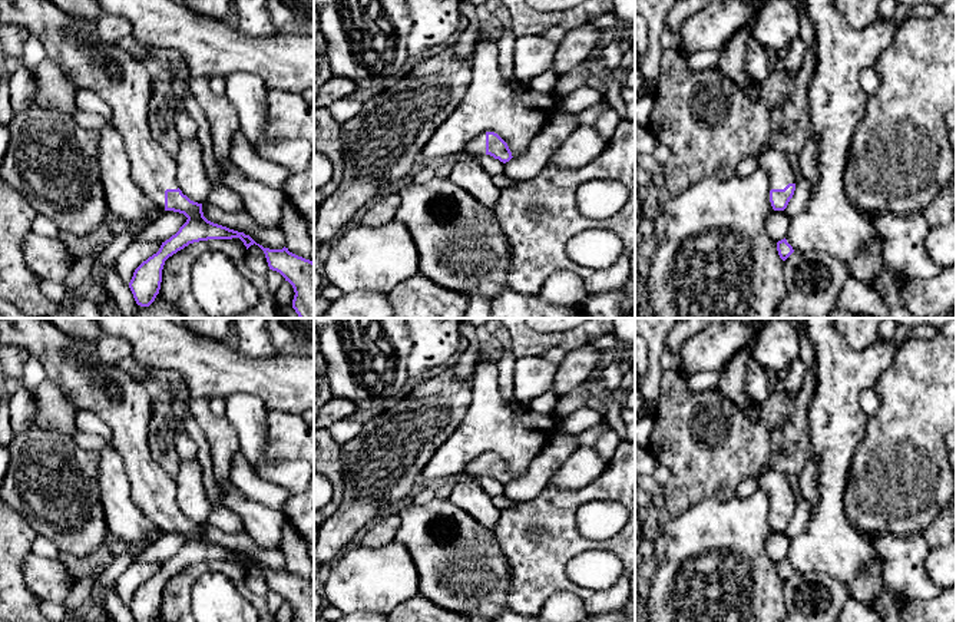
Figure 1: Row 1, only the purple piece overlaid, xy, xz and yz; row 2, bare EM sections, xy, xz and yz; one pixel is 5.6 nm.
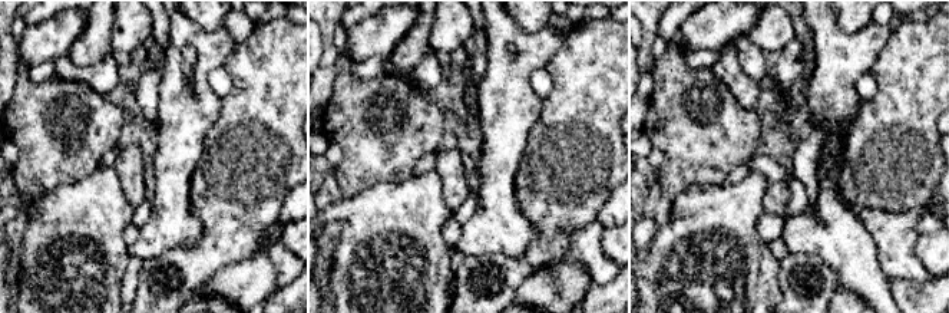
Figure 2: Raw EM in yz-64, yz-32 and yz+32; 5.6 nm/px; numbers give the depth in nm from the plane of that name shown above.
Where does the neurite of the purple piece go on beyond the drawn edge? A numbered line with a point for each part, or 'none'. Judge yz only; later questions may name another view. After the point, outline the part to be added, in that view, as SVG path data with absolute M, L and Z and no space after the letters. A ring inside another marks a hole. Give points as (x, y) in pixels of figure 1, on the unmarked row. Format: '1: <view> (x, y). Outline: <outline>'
1: yz (776, 485). Outline: M761 472L760 489L763 489L770 497L771 510L784 510L788 504L795 504L795 496L791 484L781 472Z

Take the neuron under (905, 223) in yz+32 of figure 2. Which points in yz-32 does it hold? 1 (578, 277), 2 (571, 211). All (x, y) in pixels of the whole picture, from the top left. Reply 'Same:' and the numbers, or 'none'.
Same: none

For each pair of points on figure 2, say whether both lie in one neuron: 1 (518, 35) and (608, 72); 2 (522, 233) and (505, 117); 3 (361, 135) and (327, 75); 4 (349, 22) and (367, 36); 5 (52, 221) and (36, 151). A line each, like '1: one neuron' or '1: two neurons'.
1: two neurons
2: one neuron
3: two neurons
4: two neurons
5: two neurons

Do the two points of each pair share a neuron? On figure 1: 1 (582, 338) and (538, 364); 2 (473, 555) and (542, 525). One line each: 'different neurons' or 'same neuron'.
1: different neurons
2: different neurons

